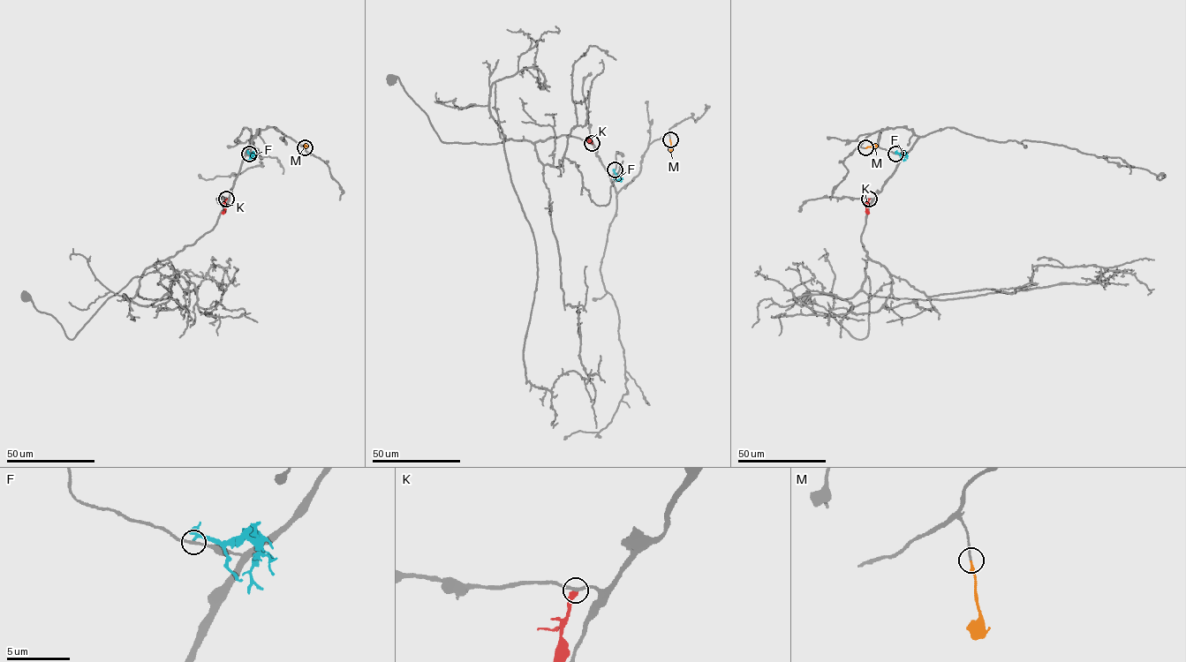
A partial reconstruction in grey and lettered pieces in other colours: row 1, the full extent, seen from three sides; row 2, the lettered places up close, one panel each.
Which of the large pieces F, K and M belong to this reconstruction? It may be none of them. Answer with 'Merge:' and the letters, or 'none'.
Merge: M

